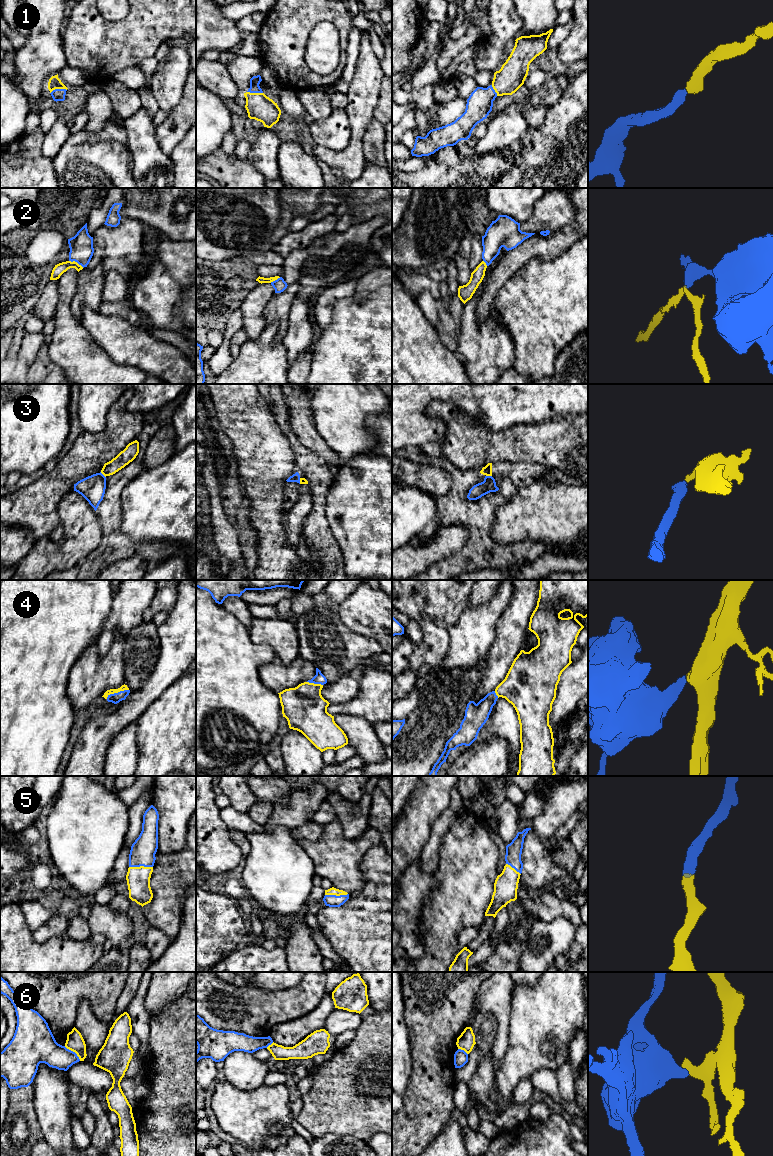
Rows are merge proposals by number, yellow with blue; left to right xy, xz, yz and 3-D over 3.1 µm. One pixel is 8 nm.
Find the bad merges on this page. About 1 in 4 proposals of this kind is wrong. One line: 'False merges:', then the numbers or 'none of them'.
False merges: 2, 3, 6

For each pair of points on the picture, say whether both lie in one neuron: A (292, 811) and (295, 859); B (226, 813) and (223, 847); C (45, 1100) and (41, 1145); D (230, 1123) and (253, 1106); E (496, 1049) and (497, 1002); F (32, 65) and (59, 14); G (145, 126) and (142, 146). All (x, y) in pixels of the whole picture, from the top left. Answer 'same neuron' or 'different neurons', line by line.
A: different neurons
B: different neurons
C: different neurons
D: same neuron
E: same neuron
F: same neuron
G: same neuron

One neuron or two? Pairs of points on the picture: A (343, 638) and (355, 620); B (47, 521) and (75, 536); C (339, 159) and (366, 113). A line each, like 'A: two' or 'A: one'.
A: two
B: two
C: one

